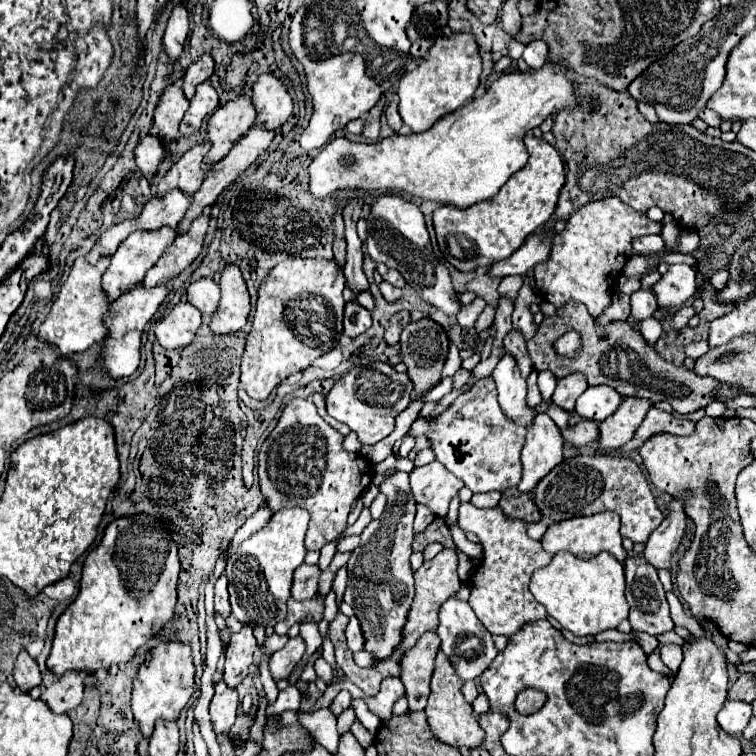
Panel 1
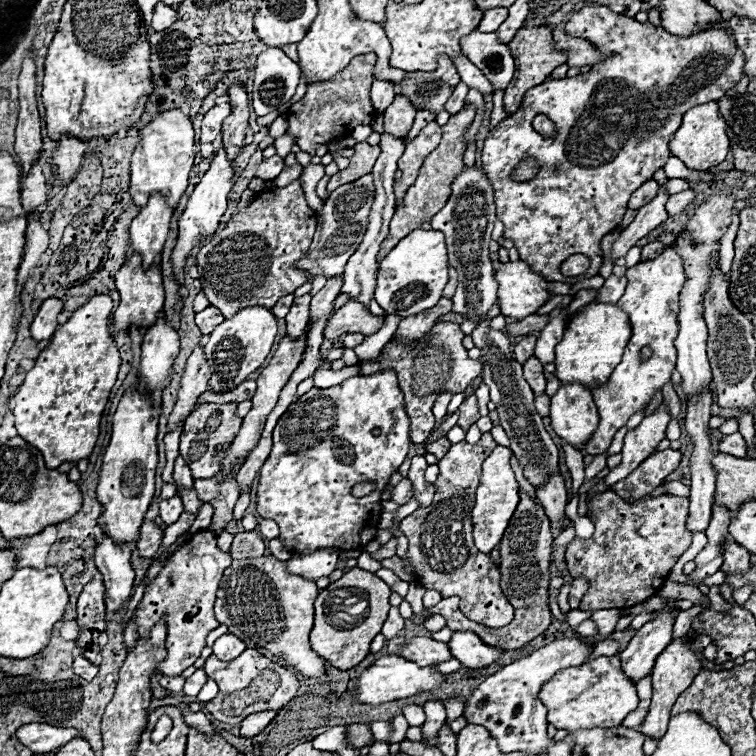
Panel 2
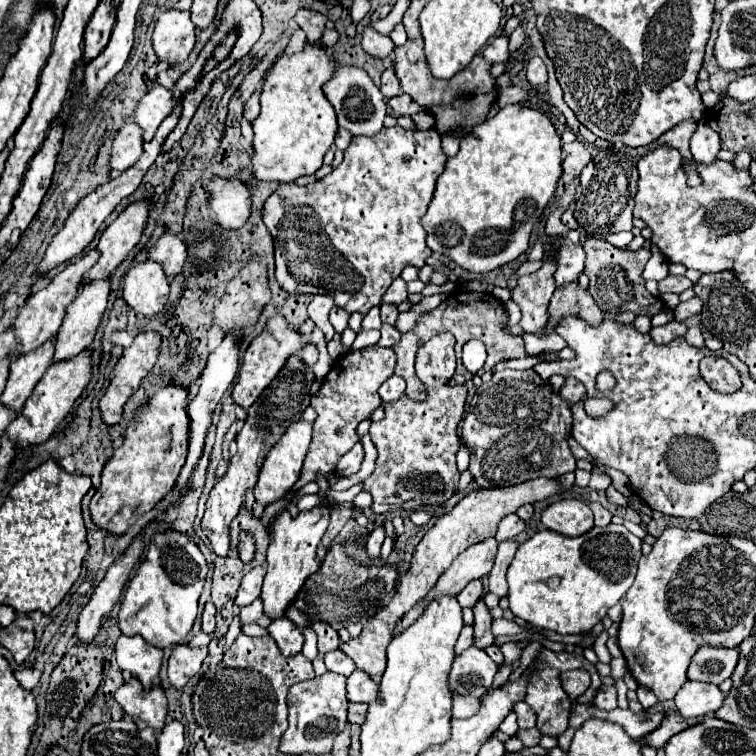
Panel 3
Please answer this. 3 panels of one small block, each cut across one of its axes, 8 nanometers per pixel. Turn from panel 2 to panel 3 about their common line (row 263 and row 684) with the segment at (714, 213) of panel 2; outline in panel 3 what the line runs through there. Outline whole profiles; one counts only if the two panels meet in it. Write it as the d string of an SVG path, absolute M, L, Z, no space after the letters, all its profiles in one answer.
M686 682L676 698L676 708L684 718L698 718L716 712L724 704L724 694L718 686L706 682Z

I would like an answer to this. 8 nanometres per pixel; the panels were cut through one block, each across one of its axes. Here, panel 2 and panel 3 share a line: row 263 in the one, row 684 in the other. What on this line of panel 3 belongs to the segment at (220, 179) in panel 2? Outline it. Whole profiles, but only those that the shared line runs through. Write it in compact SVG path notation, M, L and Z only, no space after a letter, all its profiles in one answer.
M186 644L174 646L168 660L168 680L174 688L182 688L190 678L194 678L208 656L208 648L188 648Z

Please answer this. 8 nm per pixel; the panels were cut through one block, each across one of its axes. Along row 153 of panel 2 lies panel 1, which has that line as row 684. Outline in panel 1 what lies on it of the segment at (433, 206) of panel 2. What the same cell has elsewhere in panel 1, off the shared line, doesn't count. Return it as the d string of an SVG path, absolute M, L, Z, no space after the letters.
M440 650L436 656L436 670L432 676L432 694L428 698L428 706L426 706L426 716L428 716L428 724L434 732L436 738L440 738L444 744L452 744L454 748L468 748L474 750L482 744L484 740L484 730L480 728L480 722L476 718L476 714L472 712L472 704L468 704L462 696L462 686L464 682L456 676L450 660L446 658L446 654Z

